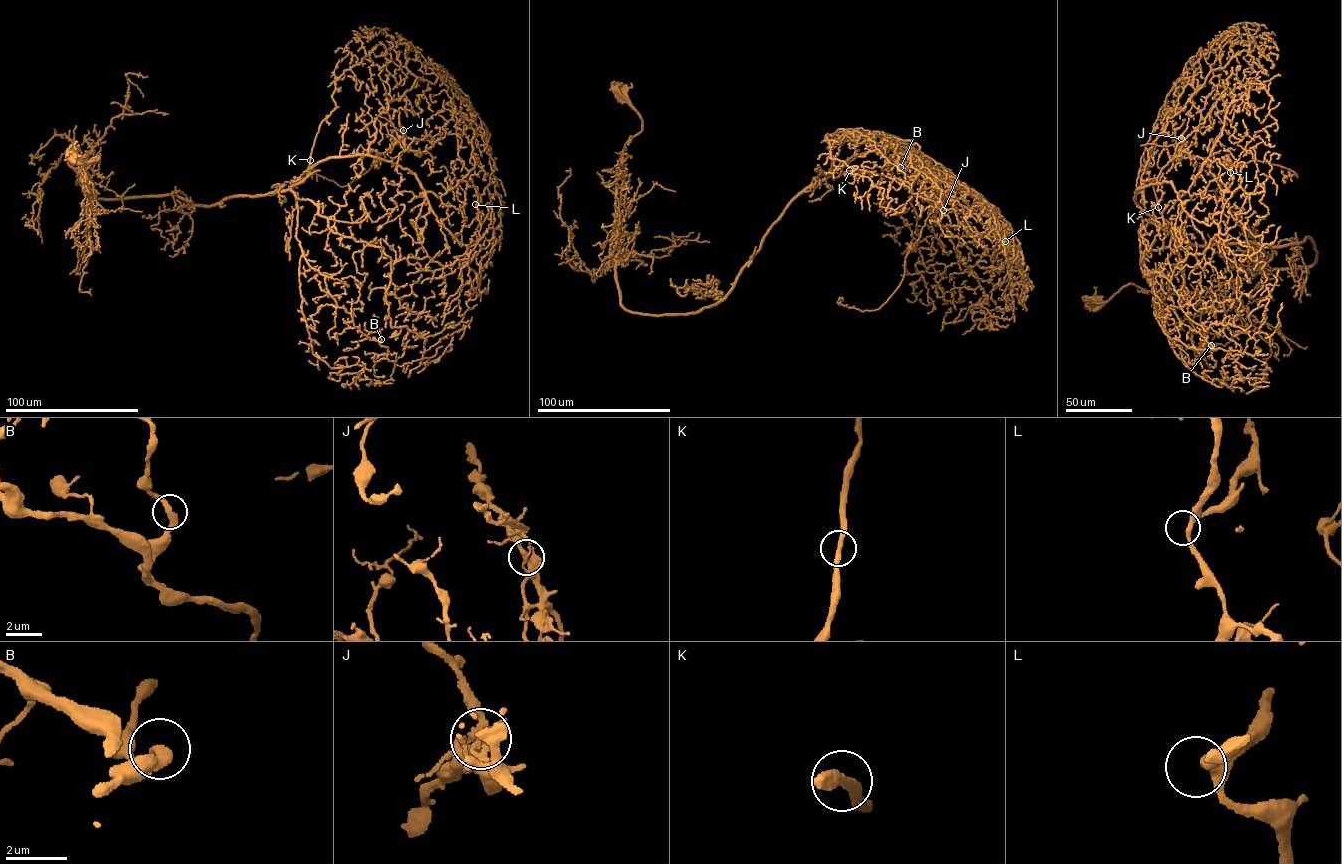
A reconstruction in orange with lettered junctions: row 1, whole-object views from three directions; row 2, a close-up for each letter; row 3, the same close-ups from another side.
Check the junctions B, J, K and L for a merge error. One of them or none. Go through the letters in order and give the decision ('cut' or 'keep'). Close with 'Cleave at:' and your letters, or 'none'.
B: keep
J: cut
K: keep
L: keep
Cleave at: J

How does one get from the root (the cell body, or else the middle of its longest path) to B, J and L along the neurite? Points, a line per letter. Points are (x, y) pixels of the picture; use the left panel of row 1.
B: (72, 155), (99, 157), (77, 182), (97, 198), (206, 207), (288, 189), (305, 260), (381, 340)
J: (72, 155), (99, 157), (77, 182), (93, 197), (206, 207), (289, 189), (333, 157), (396, 163), (403, 130)
L: (72, 155), (99, 157), (77, 182), (97, 198), (206, 207), (362, 155), (438, 196), (465, 181), (475, 204)

